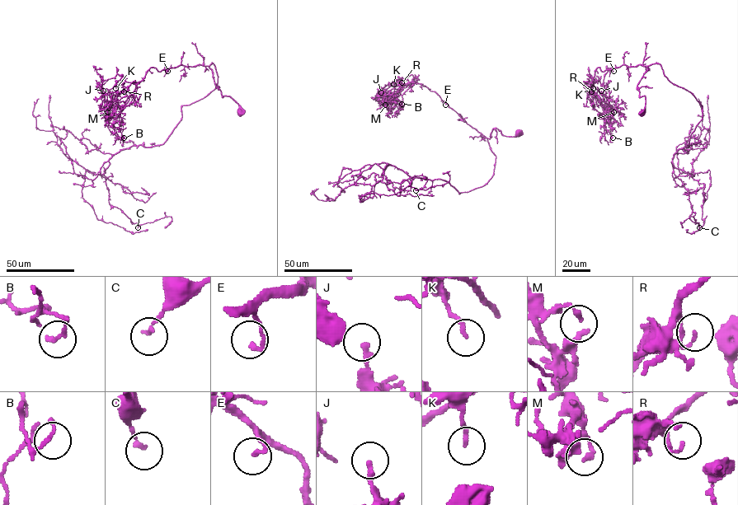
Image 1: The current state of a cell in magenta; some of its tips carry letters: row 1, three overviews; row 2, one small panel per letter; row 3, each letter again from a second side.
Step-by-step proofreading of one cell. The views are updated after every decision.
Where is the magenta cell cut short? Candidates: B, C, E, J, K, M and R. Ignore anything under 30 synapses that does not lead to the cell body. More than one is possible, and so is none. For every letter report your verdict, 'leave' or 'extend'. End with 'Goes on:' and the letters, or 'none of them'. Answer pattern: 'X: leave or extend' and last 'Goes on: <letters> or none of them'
B: leave
C: leave
E: leave
J: leave
K: leave
M: leave
R: leave
Goes on: none of them

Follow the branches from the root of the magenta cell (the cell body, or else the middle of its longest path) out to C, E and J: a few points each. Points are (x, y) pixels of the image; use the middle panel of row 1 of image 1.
C: (518, 133), (492, 129), (493, 175), (467, 192), (378, 164), (388, 183), (407, 180), (416, 190)
E: (518, 133), (515, 137), (505, 136), (495, 128), (491, 137), (486, 137), (445, 105)
J: (518, 133), (505, 136), (495, 128), (486, 137), (435, 92), (416, 82), (411, 74), (381, 92)

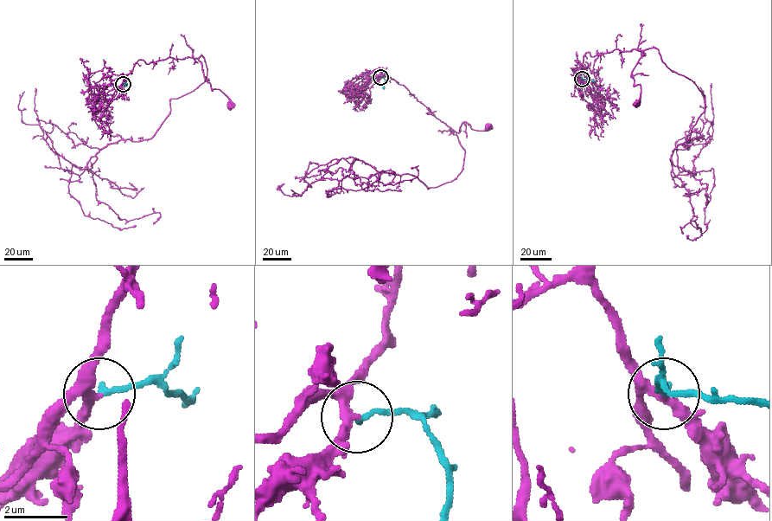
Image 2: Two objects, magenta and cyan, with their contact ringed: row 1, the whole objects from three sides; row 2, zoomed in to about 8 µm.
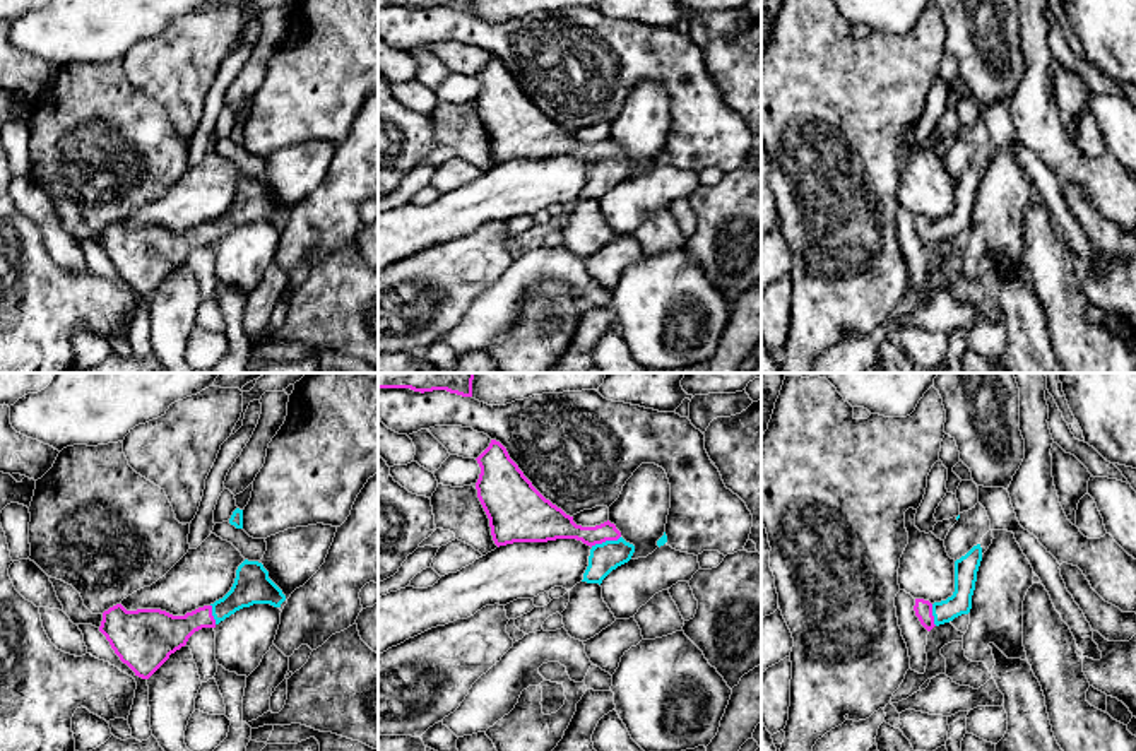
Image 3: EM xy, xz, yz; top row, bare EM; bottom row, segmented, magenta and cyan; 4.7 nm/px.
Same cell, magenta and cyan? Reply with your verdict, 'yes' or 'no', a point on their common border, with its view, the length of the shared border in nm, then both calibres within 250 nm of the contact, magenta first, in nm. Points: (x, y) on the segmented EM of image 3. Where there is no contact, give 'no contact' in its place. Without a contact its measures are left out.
yes; contact xz (604, 541); length 150 nm; calibres 140 and 140 nm

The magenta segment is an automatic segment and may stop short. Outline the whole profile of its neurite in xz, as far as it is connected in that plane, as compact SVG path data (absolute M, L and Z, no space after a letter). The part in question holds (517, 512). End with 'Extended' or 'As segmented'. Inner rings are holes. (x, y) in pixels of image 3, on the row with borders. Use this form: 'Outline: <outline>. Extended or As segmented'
Outline: M491 440L476 460L481 467L477 498L498 547L513 542L582 541L592 547L582 582L599 585L631 559L635 546L621 537L614 523L607 520L595 527L577 525L573 517L532 486L500 441Z. Extended

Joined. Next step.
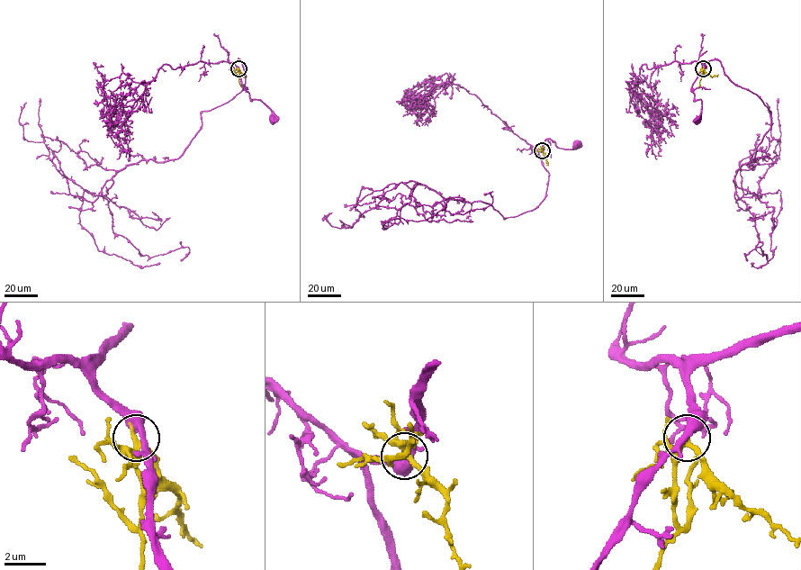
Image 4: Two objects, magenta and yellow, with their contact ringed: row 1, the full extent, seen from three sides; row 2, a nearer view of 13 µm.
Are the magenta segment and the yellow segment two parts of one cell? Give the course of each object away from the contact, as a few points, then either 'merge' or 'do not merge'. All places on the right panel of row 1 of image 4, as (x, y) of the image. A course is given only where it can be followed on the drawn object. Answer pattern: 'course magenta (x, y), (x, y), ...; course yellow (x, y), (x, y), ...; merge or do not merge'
course magenta (703, 68), (690, 89), (695, 100), (701, 100), (698, 119); course yellow (703, 68), (712, 76), (718, 74); merge

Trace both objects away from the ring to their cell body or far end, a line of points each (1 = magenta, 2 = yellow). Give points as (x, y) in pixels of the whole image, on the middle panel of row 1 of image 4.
1: (542, 150), (548, 138), (558, 148), (574, 149), (576, 146)
2: (541, 150), (547, 166)

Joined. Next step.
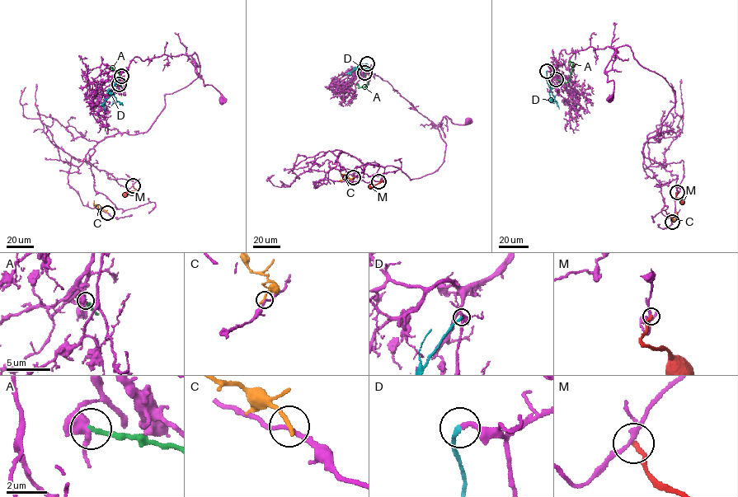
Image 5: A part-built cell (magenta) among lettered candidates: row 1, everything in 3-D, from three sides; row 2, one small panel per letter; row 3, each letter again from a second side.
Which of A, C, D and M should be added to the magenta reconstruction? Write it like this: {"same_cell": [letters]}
{"same_cell": ["D"]}

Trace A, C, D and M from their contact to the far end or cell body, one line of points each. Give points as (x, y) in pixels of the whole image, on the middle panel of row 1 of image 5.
A: (364, 72), (367, 82), (365, 87), (355, 85)
C: (354, 177), (340, 180)
D: (367, 64), (359, 64), (349, 72), (351, 75)
M: (378, 181), (383, 180), (368, 187)

